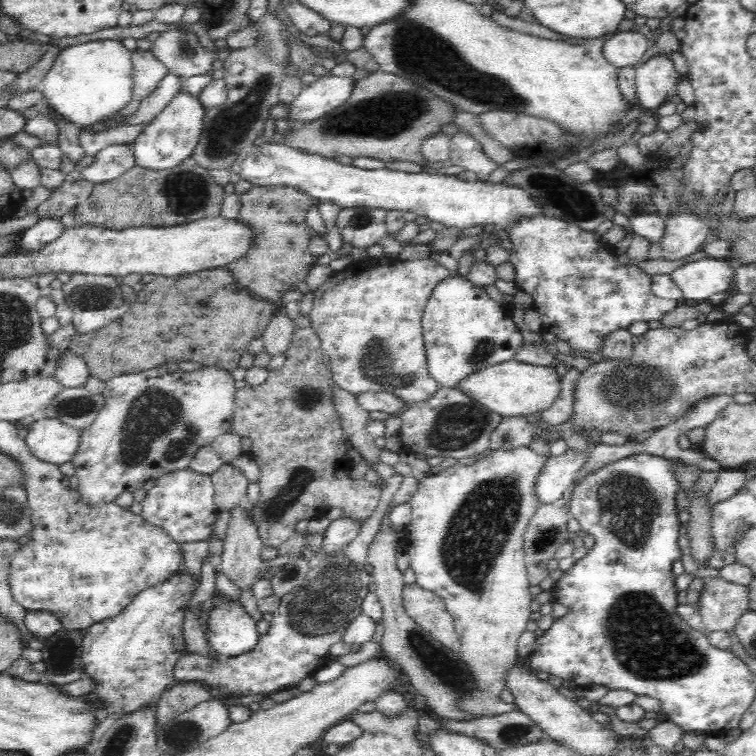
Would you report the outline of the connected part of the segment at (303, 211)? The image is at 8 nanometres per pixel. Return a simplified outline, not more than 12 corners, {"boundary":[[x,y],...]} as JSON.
{"boundary":[[256,186],[237,220],[255,234],[227,266],[240,285],[282,304],[314,266],[305,221],[316,200]]}

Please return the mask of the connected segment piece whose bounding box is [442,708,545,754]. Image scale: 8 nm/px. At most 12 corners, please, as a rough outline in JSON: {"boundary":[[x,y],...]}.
{"boundary":[[522,711],[442,721],[498,751],[545,739]]}

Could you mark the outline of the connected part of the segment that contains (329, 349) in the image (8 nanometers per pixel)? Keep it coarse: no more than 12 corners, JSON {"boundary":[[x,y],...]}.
{"boundary":[[354,261],[312,292],[333,382],[406,405],[440,388],[421,316],[451,272]]}

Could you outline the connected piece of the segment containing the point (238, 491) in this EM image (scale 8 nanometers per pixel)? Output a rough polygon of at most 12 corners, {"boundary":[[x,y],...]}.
{"boundary":[[232,463],[209,475],[214,504],[229,511],[245,502],[248,481]]}

